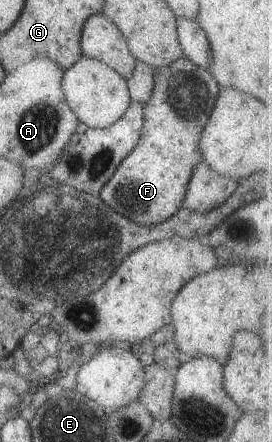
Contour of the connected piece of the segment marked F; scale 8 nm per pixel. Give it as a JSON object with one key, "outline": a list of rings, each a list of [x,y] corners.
{"outline":[[[184,56],[178,57],[168,66],[153,69],[153,89],[150,98],[143,103],[143,125],[138,142],[116,167],[114,174],[98,191],[99,199],[107,204],[116,214],[146,226],[161,223],[170,218],[183,206],[187,193],[187,184],[195,166],[202,161],[199,140],[214,108],[218,86],[210,72],[196,68]]]}

